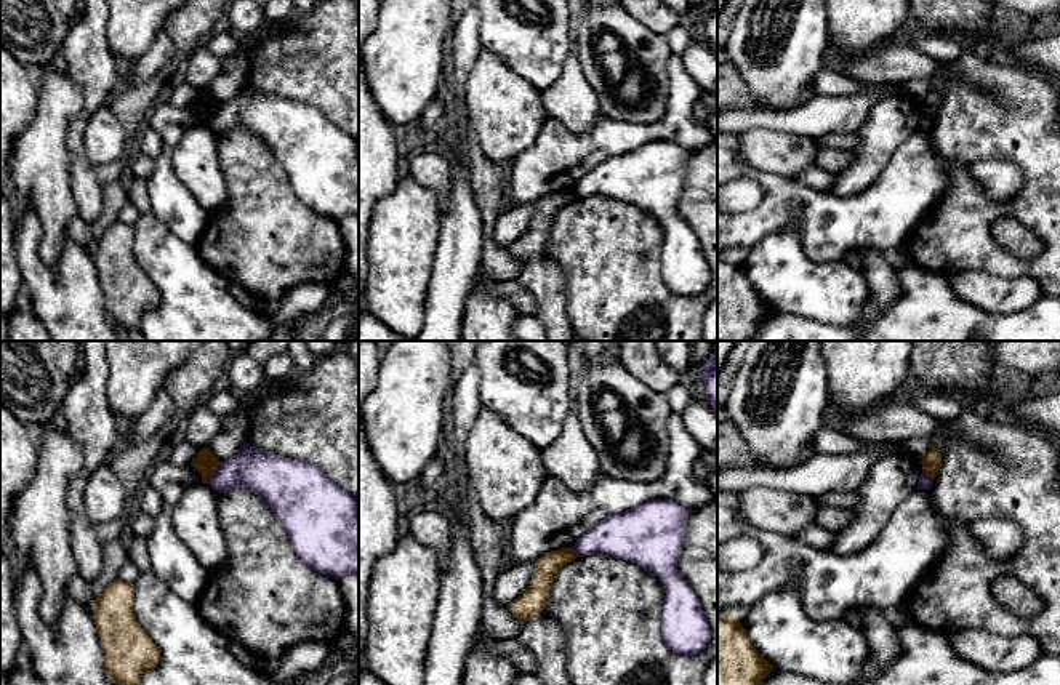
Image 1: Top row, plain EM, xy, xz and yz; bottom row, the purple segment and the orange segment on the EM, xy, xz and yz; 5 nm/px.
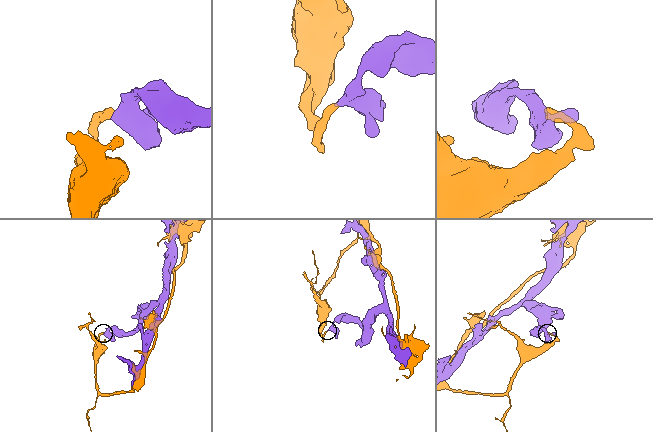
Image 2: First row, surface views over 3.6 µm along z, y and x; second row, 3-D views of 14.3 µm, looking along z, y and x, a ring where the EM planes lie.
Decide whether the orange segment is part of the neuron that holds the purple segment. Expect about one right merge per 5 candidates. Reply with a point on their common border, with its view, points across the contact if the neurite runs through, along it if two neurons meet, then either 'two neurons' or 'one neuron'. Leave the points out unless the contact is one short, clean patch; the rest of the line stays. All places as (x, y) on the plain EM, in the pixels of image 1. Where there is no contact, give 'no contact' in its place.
xy (215, 114) | along xy (221, 103), (207, 124) | two neurons

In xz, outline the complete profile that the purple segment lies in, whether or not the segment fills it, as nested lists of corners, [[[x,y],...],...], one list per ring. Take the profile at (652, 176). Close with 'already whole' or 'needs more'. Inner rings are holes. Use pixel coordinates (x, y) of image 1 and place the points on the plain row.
[[[650,141],[605,158],[572,187],[578,198],[605,195],[656,216],[666,234],[663,280],[682,298],[700,294],[711,280],[698,238],[677,214],[690,155],[692,150],[679,144]]]; already whole

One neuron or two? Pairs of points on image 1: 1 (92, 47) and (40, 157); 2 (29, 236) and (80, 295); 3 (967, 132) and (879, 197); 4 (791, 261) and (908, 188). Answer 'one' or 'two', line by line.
1: two
2: one
3: two
4: two

